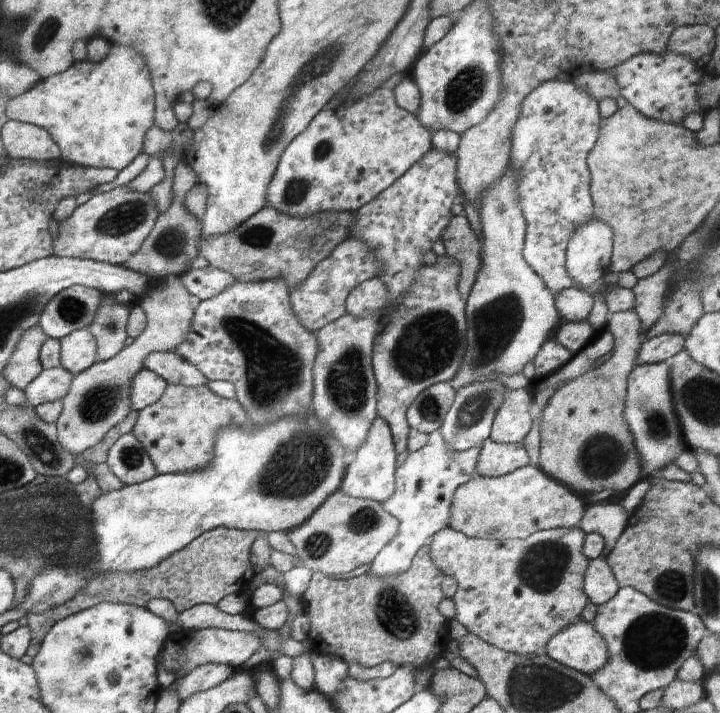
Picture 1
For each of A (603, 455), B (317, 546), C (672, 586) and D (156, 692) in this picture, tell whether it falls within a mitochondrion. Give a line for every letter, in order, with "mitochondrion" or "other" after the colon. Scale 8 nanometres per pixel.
A: mitochondrion
B: mitochondrion
C: mitochondrion
D: other

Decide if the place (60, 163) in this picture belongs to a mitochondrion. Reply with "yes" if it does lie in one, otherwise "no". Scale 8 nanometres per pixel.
no

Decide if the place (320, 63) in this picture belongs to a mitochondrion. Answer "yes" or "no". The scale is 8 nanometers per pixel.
yes

